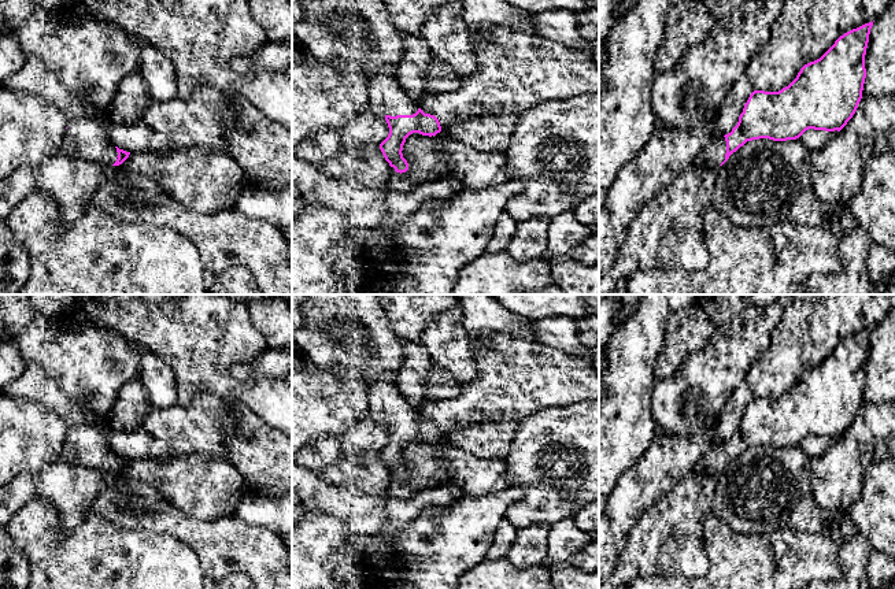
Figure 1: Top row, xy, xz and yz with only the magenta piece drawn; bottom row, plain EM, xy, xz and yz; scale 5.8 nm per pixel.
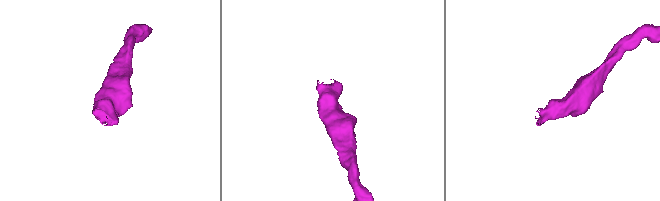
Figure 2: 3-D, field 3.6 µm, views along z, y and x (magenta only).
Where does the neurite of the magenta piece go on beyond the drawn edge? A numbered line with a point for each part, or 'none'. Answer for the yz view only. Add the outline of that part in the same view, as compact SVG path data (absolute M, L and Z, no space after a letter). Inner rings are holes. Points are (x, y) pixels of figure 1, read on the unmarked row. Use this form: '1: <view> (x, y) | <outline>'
1: yz (713, 462) | M717 436L710 442L710 448L700 462L695 466L694 473L699 475L700 473L718 474L725 467L726 448L722 440Z

